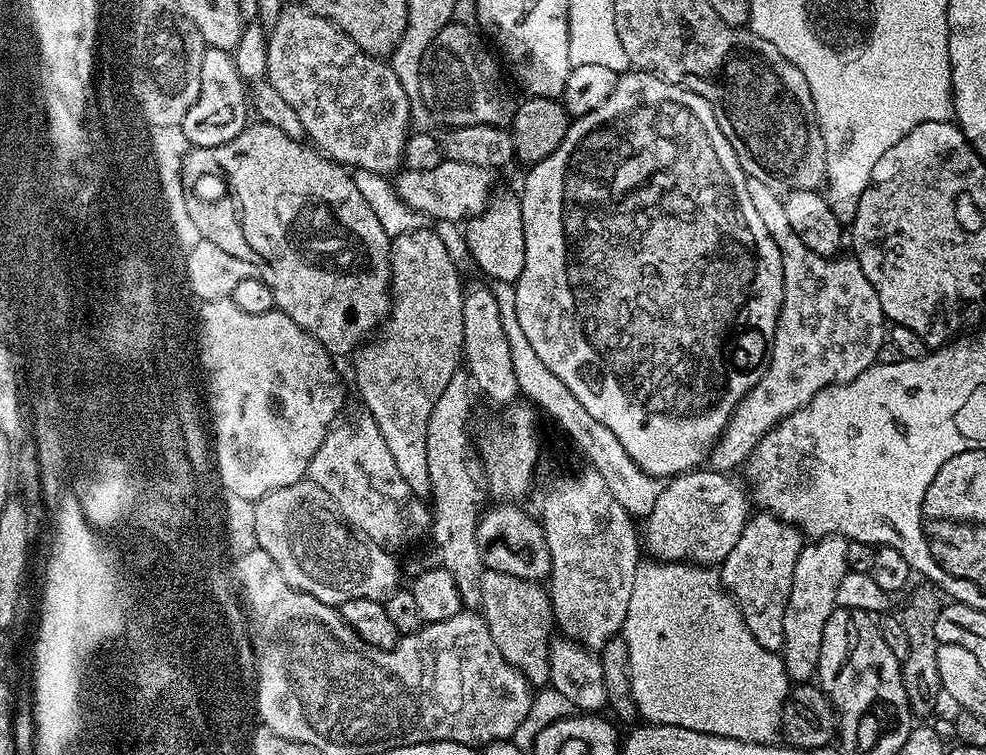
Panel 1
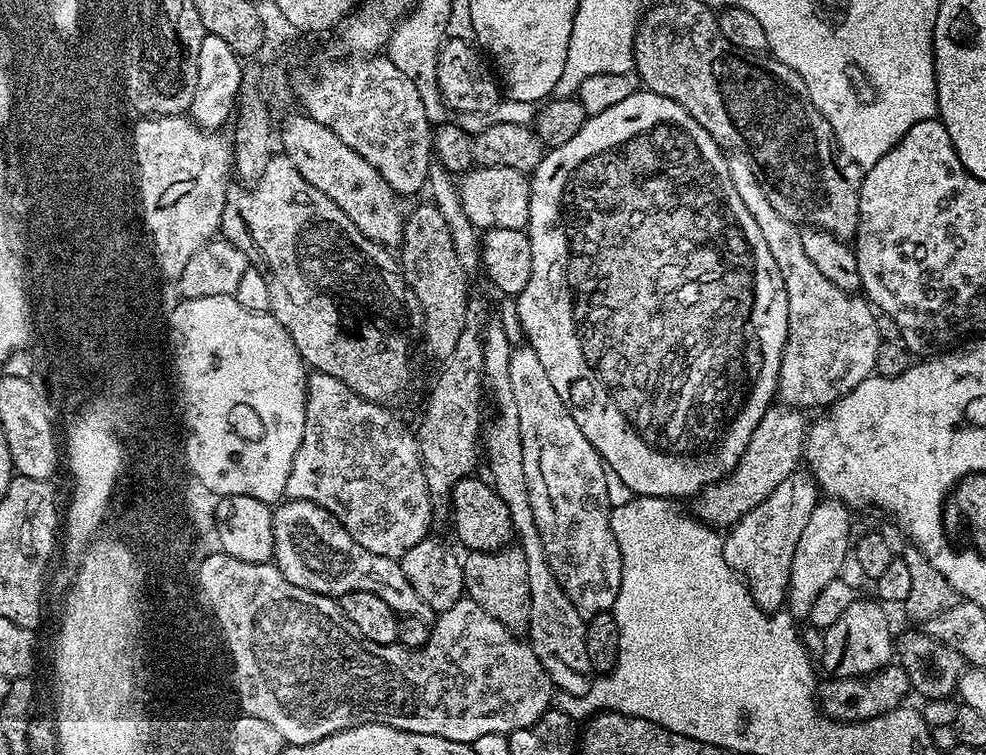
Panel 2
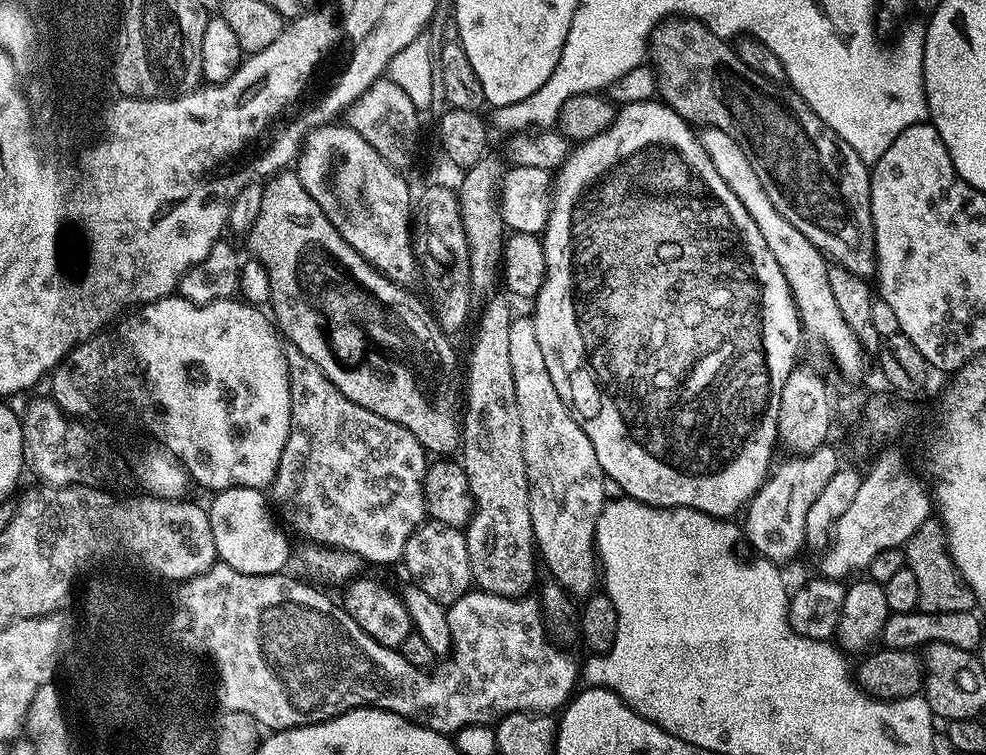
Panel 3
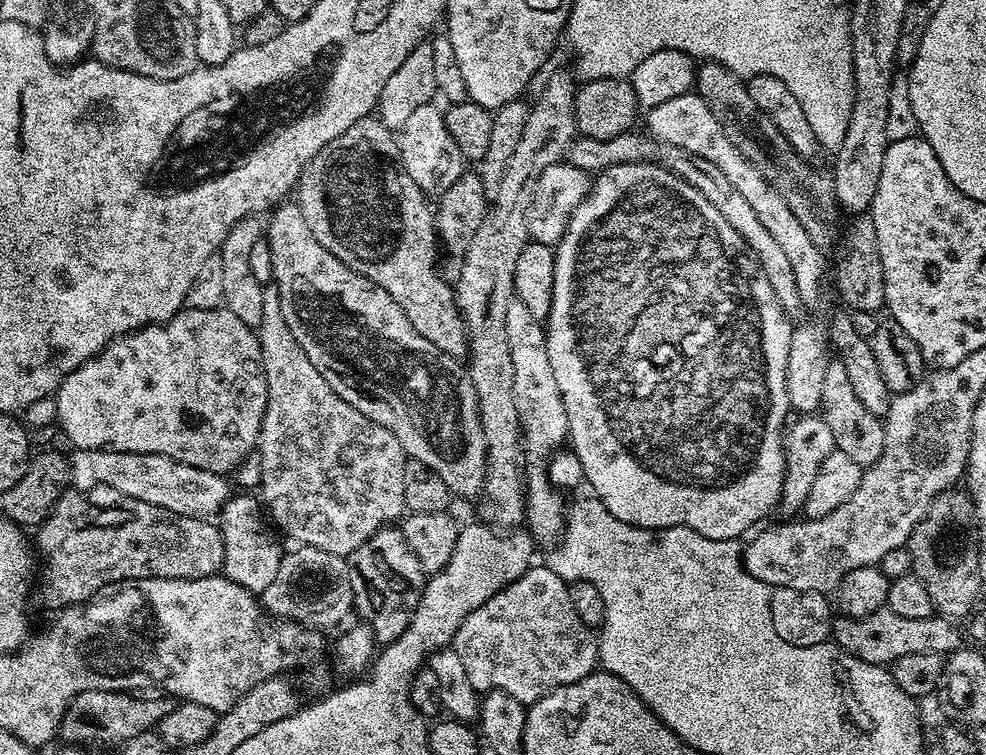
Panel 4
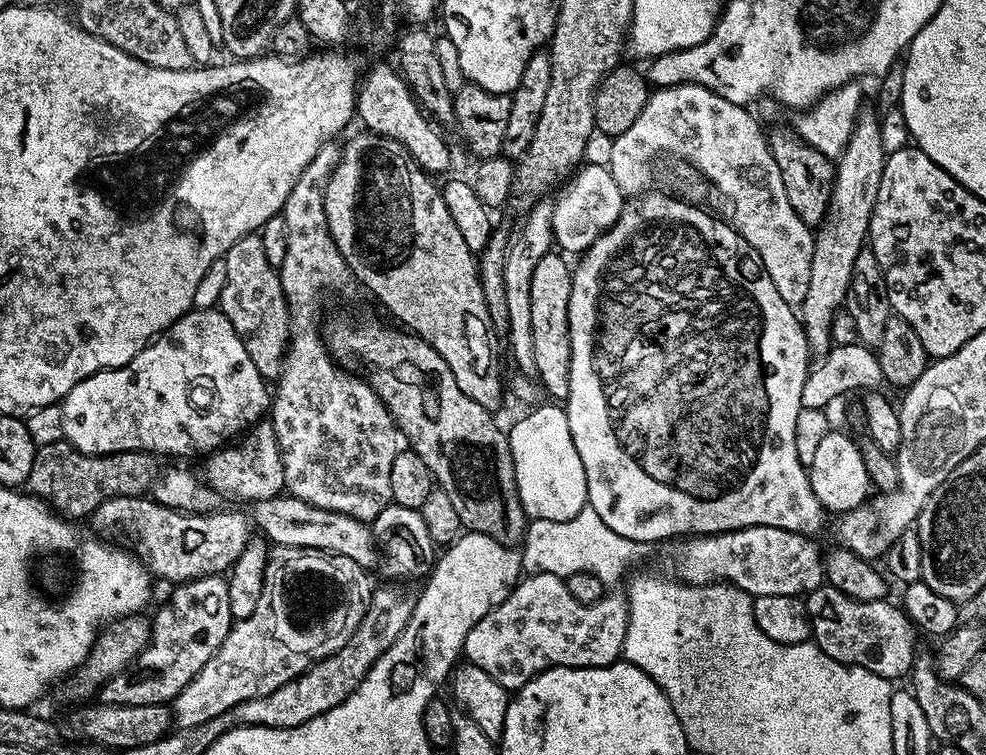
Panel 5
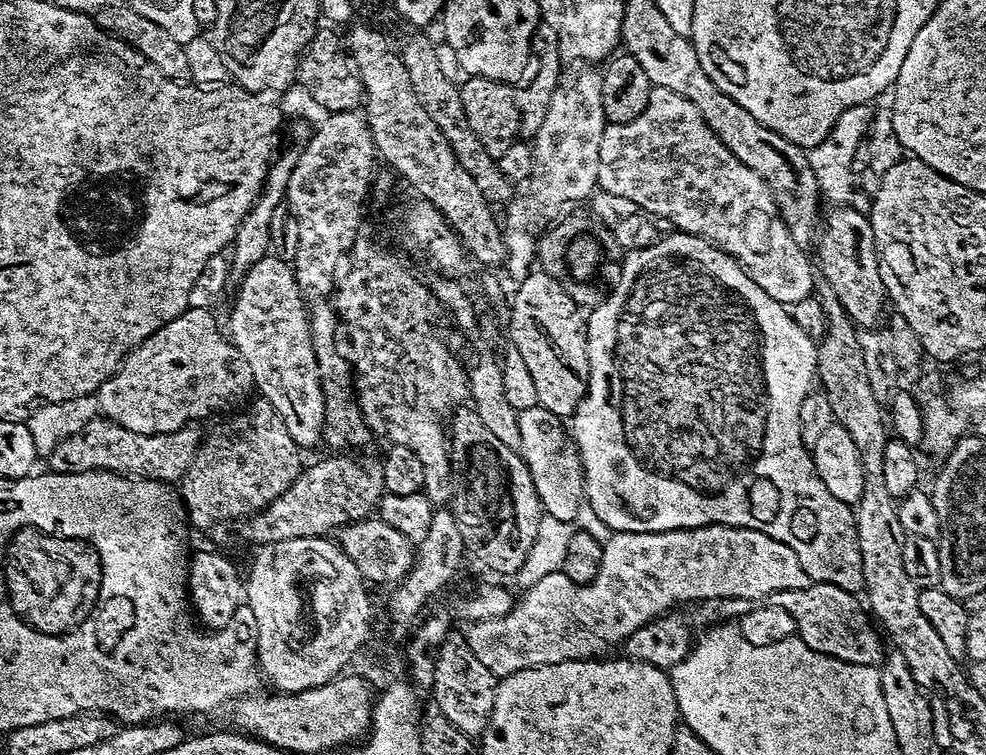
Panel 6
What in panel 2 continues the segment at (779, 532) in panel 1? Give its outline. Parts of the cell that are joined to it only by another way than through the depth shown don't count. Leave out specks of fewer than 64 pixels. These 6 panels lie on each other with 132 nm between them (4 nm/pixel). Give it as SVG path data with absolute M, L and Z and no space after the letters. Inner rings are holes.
M797 470L781 482L754 510L750 510L724 536L724 557L748 585L754 602L769 614L781 611L788 598L788 583L794 562L794 550L810 514L818 502L816 481L811 475ZM804 475L804 476L803 476Z

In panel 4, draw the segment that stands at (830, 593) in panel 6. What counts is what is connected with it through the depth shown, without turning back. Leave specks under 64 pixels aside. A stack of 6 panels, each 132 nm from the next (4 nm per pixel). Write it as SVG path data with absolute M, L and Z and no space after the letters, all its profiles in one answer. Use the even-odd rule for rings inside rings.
M887 606L874 614L851 620L849 616L837 615L832 621L831 639L837 648L849 652L862 662L891 666L902 654L938 654L947 657L962 644L962 632L955 628L949 617L933 614L930 618L901 618Z

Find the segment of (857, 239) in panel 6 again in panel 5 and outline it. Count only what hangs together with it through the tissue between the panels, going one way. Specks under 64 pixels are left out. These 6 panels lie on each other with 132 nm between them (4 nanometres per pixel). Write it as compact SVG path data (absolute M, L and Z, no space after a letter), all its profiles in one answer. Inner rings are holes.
M776 128L767 133L767 138L774 162L778 162L778 174L782 174L782 186L786 186L786 198L790 198L790 206L794 206L794 214L809 226L819 225L828 213L832 197L832 180L836 176L833 161L811 148L793 129L791 132L788 128Z

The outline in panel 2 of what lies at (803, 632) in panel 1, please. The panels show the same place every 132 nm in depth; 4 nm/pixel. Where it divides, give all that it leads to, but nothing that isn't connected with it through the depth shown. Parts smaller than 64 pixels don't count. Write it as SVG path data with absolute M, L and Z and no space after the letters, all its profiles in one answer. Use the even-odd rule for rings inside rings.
M821 499L810 514L810 522L806 522L802 530L802 538L798 538L798 546L794 550L792 573L788 583L786 608L793 617L807 618L810 606L814 606L814 598L830 586L830 582L841 579L844 563L850 560L850 536L853 513L840 500Z

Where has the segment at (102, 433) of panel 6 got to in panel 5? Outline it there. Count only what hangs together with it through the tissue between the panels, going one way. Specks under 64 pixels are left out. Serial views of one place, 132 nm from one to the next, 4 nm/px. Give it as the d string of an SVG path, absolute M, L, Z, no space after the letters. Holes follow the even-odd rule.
M62 439L37 447L26 488L53 512L65 518L91 517L102 502L116 496L144 496L162 473L161 461L150 452L115 452L105 456L82 454Z

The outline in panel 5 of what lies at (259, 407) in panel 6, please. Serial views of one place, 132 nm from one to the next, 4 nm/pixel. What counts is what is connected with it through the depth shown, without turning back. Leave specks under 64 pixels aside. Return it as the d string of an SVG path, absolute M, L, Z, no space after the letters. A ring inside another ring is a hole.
M257 422L239 438L225 443L215 452L207 453L203 483L208 484L221 497L253 502L272 499L285 491L284 471L280 457L280 443L276 440L276 428L271 423Z

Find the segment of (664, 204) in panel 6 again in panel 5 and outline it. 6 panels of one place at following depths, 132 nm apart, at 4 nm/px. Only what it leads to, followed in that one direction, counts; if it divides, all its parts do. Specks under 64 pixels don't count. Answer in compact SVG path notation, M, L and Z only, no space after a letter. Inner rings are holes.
M701 84L656 88L630 130L611 141L606 165L625 194L640 194L646 188L648 163L659 152L680 156L676 158L690 164L732 203L732 227L754 246L770 282L774 282L774 290L787 304L798 306L806 298L806 286L810 286L814 232L794 214L794 206L786 198L786 186L782 186L782 174L778 174L778 162L768 148L765 129L760 129L748 111L745 105L731 104Z

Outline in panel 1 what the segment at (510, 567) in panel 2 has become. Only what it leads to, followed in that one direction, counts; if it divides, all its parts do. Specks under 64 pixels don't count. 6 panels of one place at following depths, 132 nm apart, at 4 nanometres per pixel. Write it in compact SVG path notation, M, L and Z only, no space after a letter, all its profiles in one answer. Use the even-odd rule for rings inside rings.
M484 571L482 578L482 602L480 608L486 626L490 630L490 638L494 638L494 646L502 652L502 658L510 666L517 668L529 684L544 686L551 681L550 658L548 645L554 630L552 615L552 598L545 585L534 580L514 578L510 574Z

